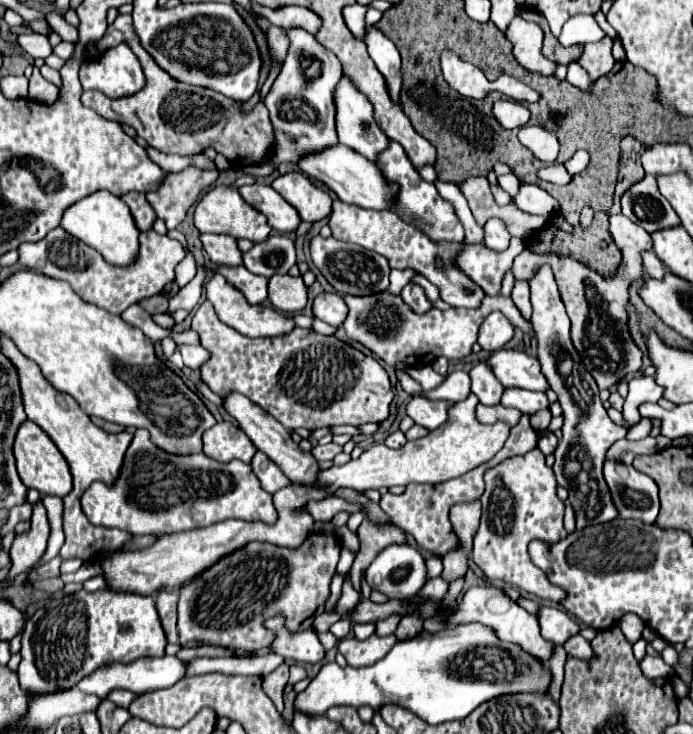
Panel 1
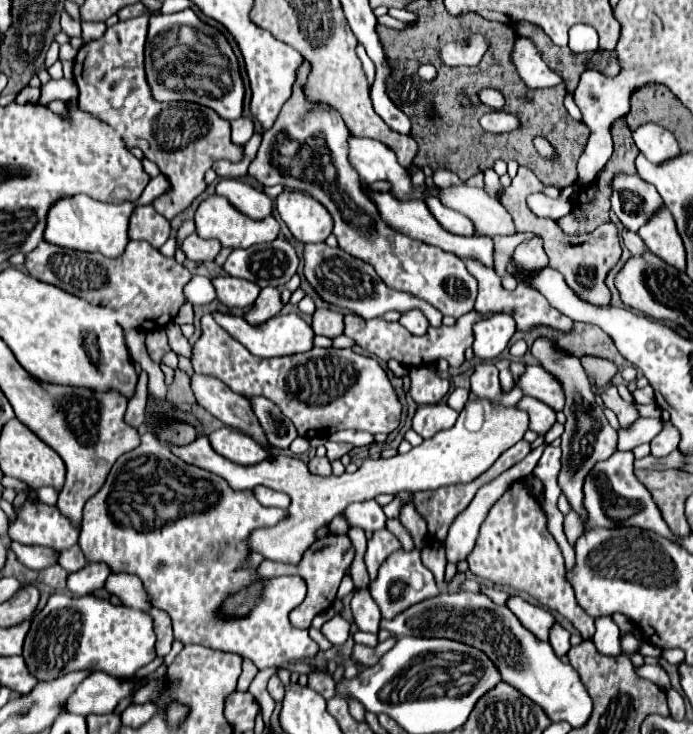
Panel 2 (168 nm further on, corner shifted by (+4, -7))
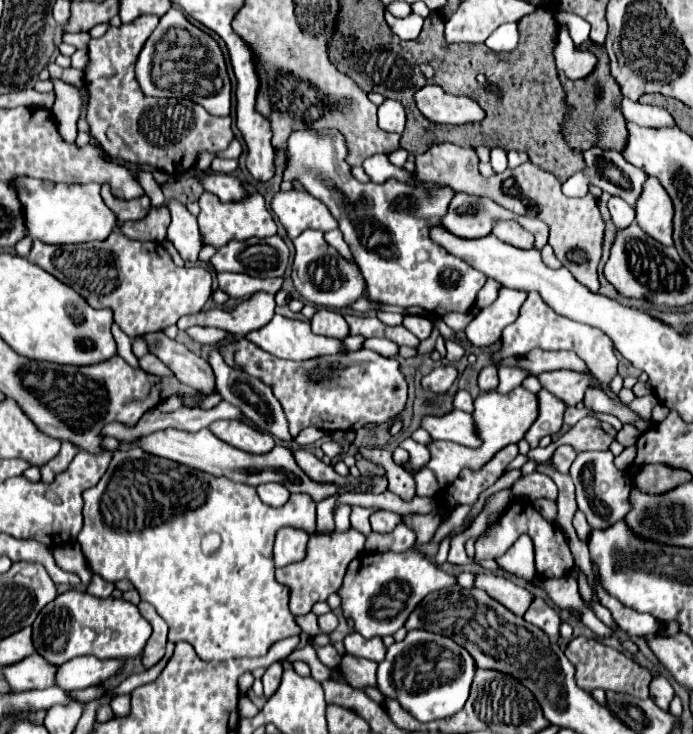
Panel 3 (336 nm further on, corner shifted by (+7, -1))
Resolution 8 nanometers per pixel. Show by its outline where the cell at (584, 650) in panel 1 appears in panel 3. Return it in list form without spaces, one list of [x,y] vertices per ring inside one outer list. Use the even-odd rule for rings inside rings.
[[[534,596],[528,612],[524,614],[524,620],[538,626],[540,630],[544,630],[548,634],[548,638],[552,642],[556,642],[558,638],[558,626],[560,626],[560,616],[556,612],[556,608],[552,608],[550,604],[546,604],[540,596]]]

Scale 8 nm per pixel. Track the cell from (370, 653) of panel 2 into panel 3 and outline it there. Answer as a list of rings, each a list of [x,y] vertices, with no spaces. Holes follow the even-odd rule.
[[[342,656],[342,662],[338,668],[346,684],[356,690],[364,690],[366,686],[376,686],[376,668],[378,668],[376,662],[354,658],[354,656]]]

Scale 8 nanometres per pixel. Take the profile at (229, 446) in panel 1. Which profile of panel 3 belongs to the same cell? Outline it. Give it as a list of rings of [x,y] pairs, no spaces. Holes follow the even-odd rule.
[[[220,420],[210,426],[210,430],[224,442],[252,454],[266,454],[276,446],[272,434],[266,434],[240,420]]]

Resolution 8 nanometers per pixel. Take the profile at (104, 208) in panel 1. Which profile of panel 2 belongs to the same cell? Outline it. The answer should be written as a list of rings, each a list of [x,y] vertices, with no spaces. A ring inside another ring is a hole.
[[[69,196],[59,202],[55,202],[47,214],[47,228],[45,228],[45,240],[63,248],[81,250],[81,252],[99,252],[107,258],[117,258],[123,254],[129,236],[129,216],[131,210],[139,206],[135,202],[123,202],[123,204],[111,204],[111,202],[99,202],[89,196]]]

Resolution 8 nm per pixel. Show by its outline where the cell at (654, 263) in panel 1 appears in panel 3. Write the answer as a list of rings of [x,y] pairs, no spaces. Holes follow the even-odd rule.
[[[612,196],[608,200],[608,210],[610,210],[612,222],[616,224],[618,230],[622,230],[622,228],[626,228],[626,226],[630,226],[634,222],[634,216],[636,216],[634,208],[630,204],[626,204],[620,196],[616,196],[616,198]]]

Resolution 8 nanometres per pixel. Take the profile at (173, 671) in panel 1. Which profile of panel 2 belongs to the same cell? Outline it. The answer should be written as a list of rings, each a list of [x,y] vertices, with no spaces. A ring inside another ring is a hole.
[[[93,672],[71,694],[65,708],[71,714],[107,714],[125,698],[131,698],[143,678],[115,678],[111,674]]]

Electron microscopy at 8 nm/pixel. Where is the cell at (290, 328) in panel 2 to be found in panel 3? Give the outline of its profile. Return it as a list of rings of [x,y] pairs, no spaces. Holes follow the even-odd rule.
[[[278,314],[264,328],[260,328],[256,332],[250,332],[248,340],[254,342],[256,346],[260,346],[262,350],[270,352],[272,356],[284,358],[284,360],[312,360],[316,356],[328,356],[328,354],[348,352],[346,346],[340,340],[314,334],[310,330],[310,322],[308,320],[292,320],[292,318],[284,318],[284,316],[278,316]]]

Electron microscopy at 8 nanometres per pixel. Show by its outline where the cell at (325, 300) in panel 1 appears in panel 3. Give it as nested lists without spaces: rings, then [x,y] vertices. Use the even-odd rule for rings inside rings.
[[[322,308],[314,314],[312,332],[328,338],[338,338],[338,340],[344,340],[350,334],[344,316],[338,310],[328,310],[328,308]]]

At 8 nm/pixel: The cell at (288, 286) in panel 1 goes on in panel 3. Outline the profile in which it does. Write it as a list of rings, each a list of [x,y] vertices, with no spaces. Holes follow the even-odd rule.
[[[256,292],[252,298],[240,302],[232,312],[224,312],[220,308],[198,312],[192,316],[184,316],[178,320],[178,328],[186,330],[190,326],[214,326],[234,336],[246,336],[248,332],[260,330],[274,316],[274,296],[266,292]]]

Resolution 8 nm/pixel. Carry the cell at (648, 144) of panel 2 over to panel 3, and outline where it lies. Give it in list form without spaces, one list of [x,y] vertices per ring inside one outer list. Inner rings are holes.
[[[622,98],[620,102],[622,106],[622,114],[626,120],[632,120],[640,126],[648,126],[648,128],[664,128],[664,126],[672,126],[674,120],[672,116],[664,110],[664,108],[656,108],[656,106],[648,106],[648,104],[640,104],[634,102],[630,98]]]

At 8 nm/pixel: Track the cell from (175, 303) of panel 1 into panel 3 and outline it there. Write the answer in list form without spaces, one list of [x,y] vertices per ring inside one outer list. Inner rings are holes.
[[[222,272],[218,274],[218,286],[222,292],[226,292],[230,298],[248,298],[256,292],[270,292],[276,294],[283,284],[283,278],[260,278],[260,276],[248,276],[248,274],[230,274]]]

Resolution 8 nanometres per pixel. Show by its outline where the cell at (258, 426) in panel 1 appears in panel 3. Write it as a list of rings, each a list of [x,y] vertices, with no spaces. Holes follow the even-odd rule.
[[[164,332],[144,334],[142,340],[148,344],[148,352],[158,356],[180,382],[206,394],[216,392],[214,372],[204,358],[190,352],[184,344],[168,338]]]

